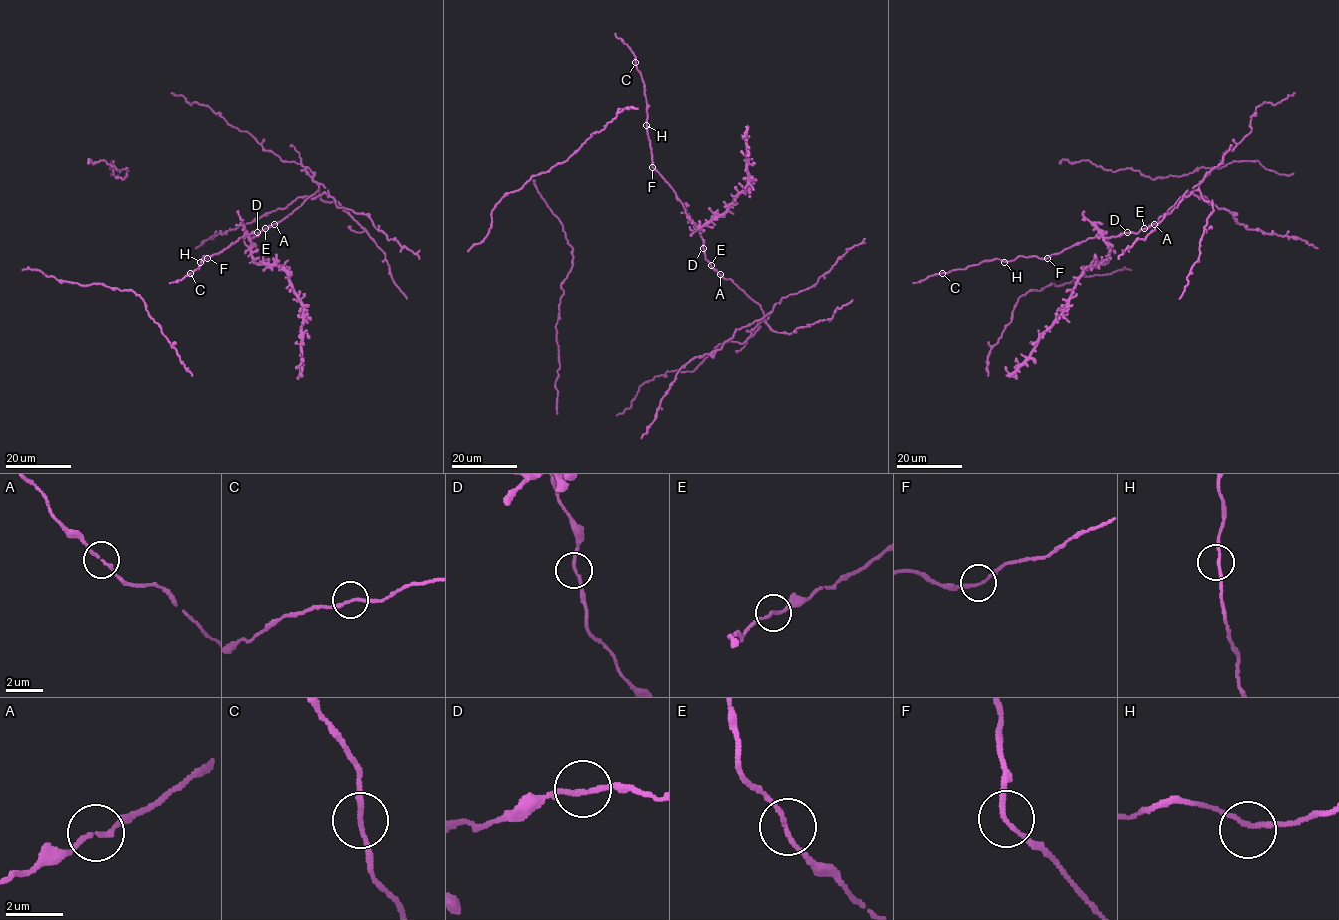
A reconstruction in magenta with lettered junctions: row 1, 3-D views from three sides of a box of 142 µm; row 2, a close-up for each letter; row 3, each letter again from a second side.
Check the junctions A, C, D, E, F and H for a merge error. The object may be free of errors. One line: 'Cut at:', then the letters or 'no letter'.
Cut at: no letter

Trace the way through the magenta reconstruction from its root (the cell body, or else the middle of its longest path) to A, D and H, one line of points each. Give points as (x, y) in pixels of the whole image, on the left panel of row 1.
A: (309, 175), (318, 186), (318, 191), (274, 223)
D: (309, 175), (318, 186), (318, 191), (285, 218), (257, 232)
H: (309, 175), (318, 191), (295, 210), (255, 237), (240, 237), (219, 253), (207, 259), (205, 255), (200, 262)

